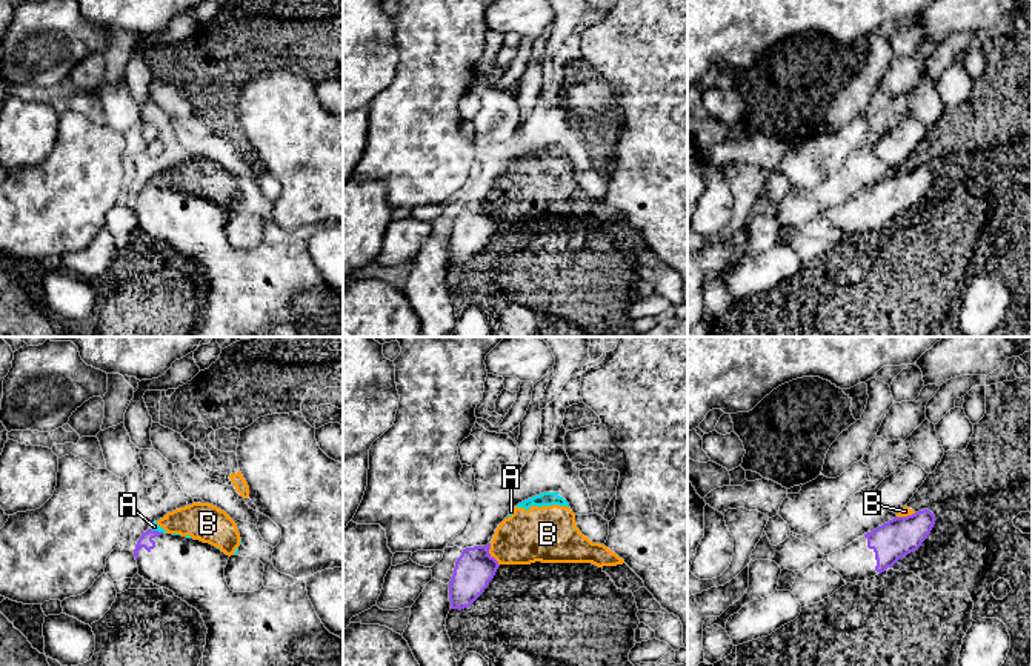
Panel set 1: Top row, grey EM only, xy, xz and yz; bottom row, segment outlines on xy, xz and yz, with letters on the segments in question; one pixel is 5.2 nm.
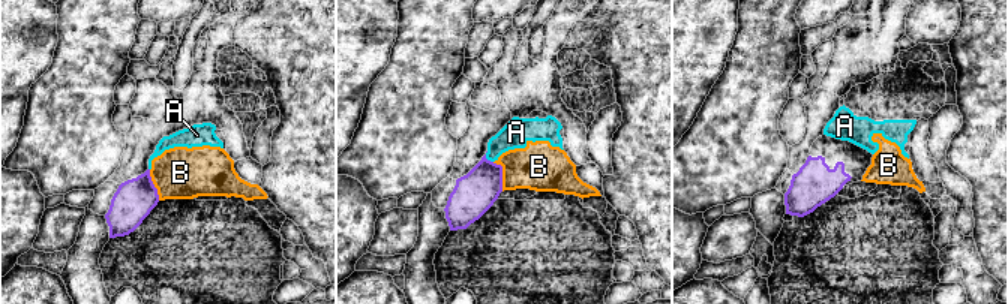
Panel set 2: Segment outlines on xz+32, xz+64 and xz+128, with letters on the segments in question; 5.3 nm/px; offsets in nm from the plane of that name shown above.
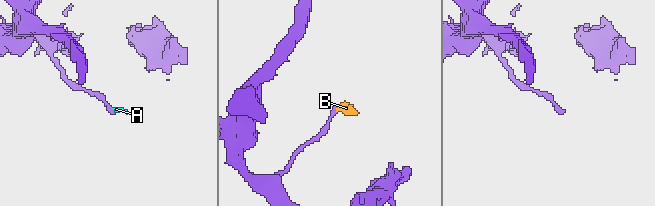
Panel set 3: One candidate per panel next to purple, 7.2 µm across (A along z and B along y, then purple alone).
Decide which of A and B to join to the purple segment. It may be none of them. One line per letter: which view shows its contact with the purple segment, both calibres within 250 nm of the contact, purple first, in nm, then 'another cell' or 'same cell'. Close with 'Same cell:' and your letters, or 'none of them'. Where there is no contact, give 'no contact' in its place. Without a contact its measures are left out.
A: xy | 70/50 nm | another cell
B: xz | 200/280 nm | another cell
Same cell: none of them

